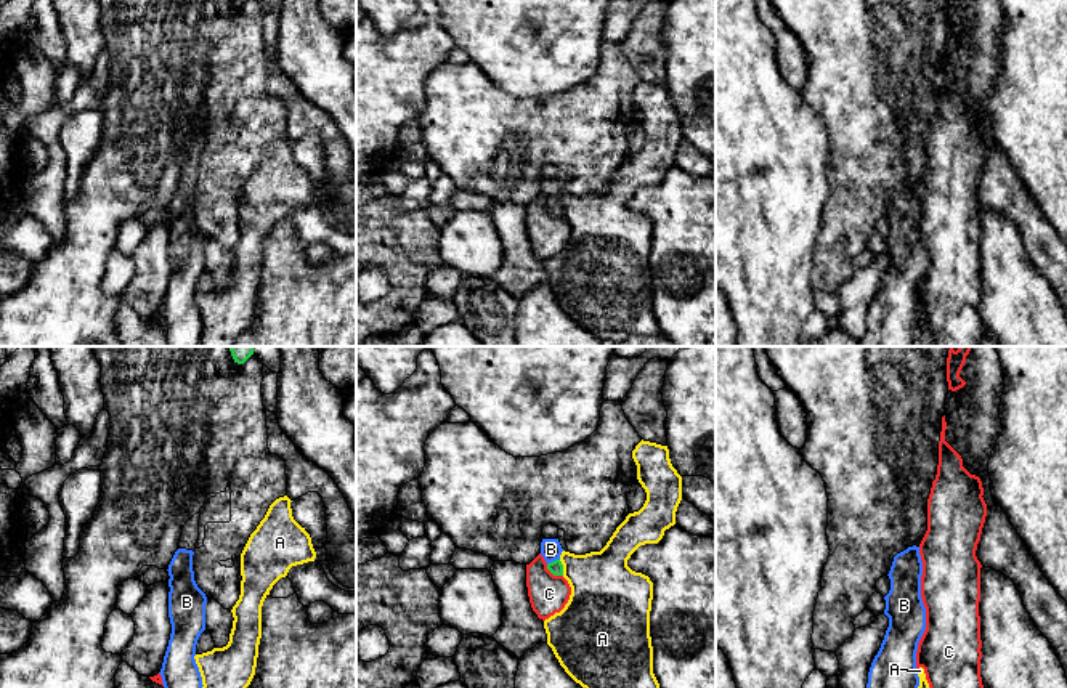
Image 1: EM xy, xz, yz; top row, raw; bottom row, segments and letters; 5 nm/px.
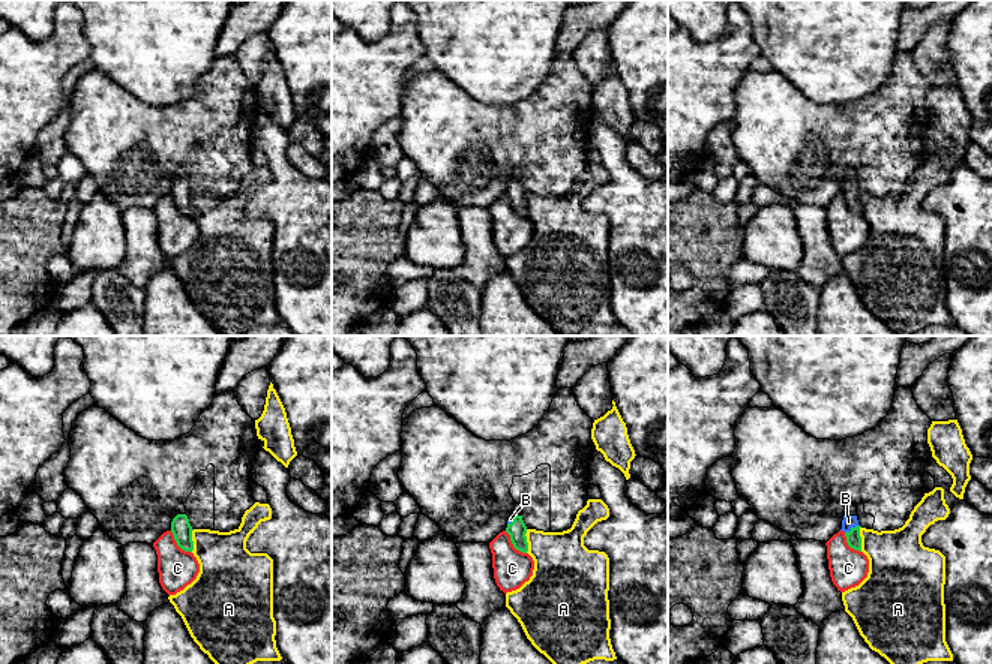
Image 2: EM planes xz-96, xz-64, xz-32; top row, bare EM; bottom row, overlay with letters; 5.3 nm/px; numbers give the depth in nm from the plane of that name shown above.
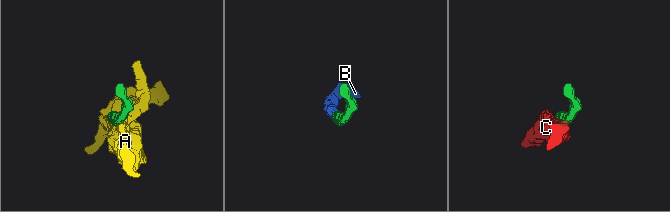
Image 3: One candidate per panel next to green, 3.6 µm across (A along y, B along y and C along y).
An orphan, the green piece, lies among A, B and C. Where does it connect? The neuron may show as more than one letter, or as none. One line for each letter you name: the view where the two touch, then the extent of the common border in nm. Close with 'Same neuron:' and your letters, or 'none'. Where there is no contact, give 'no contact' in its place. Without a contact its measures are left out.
B: xz | 70 nm
Same neuron: B

